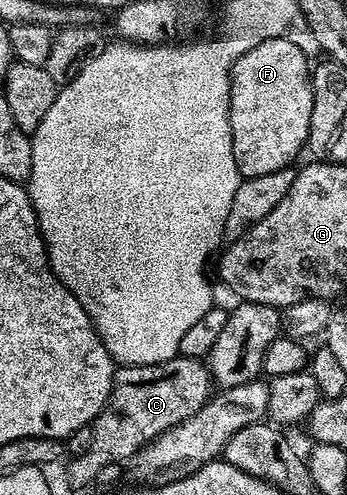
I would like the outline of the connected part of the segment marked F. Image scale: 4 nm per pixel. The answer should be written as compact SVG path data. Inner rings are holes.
M271 38L244 52L229 78L231 138L242 177L290 167L309 143L312 109L311 60L295 42Z

